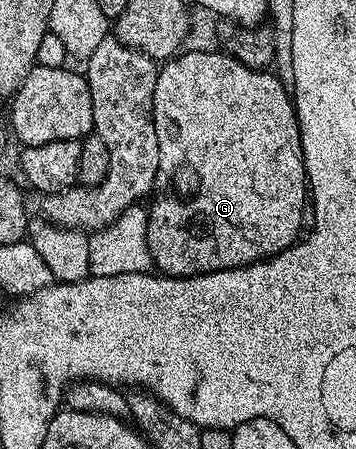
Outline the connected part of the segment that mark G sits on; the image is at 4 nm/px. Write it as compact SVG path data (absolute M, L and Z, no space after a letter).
M207 49L187 52L180 52L162 62L157 75L157 87L153 91L153 119L157 131L159 166L155 176L153 196L150 198L151 205L149 204L147 209L147 238L154 268L168 277L195 277L198 273L241 269L254 261L266 261L268 257L285 251L290 245L300 240L299 228L303 225L303 208L306 210L309 205L307 172L303 162L299 120L295 114L295 102L288 86L284 85L274 72L245 67L225 52L210 53Z

